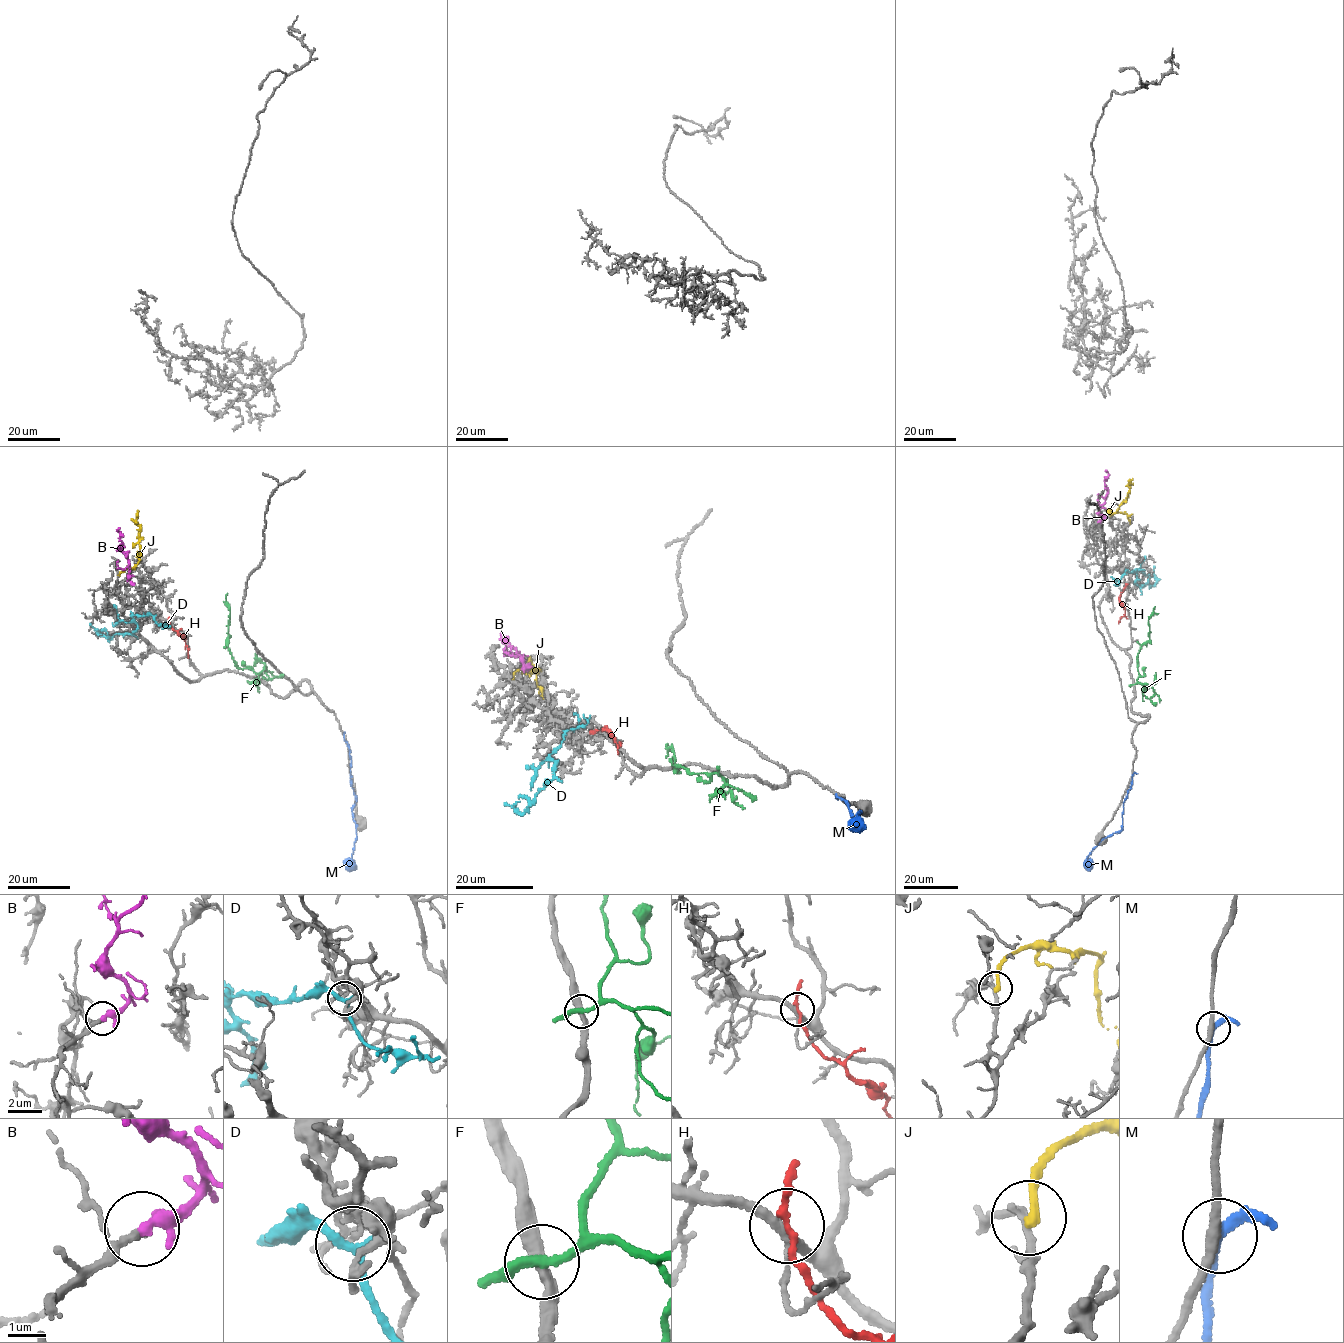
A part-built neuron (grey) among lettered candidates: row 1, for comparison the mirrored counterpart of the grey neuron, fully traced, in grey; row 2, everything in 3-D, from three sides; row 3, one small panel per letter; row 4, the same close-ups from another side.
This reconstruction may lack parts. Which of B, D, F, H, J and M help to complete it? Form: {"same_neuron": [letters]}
{"same_neuron": ["B"]}

